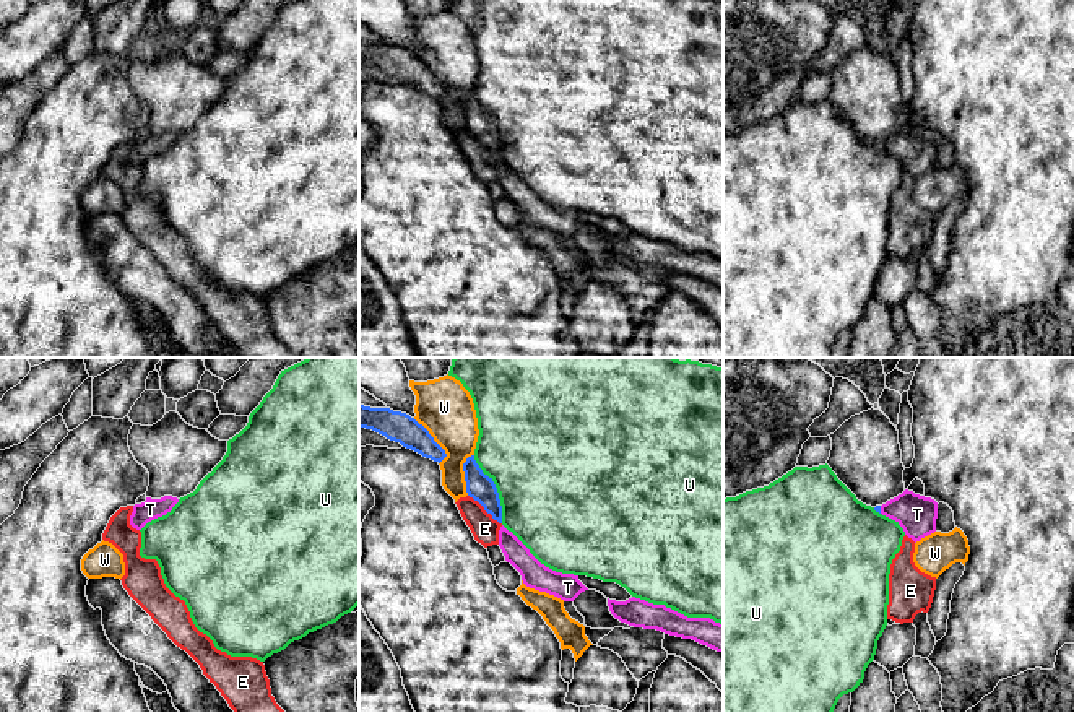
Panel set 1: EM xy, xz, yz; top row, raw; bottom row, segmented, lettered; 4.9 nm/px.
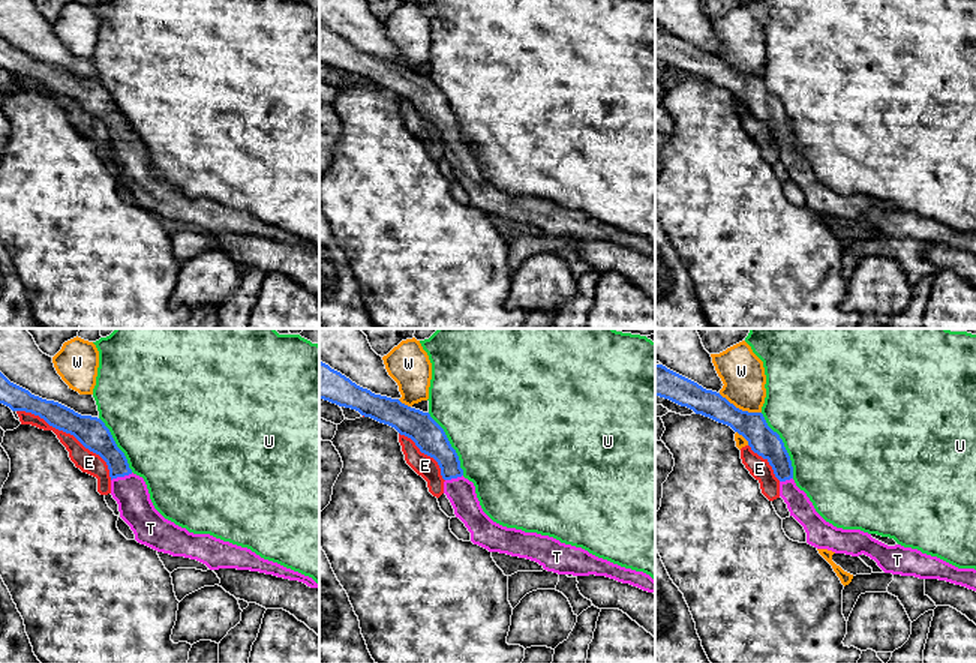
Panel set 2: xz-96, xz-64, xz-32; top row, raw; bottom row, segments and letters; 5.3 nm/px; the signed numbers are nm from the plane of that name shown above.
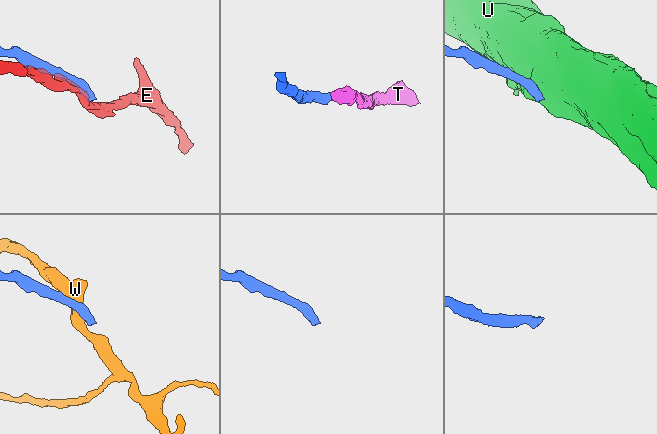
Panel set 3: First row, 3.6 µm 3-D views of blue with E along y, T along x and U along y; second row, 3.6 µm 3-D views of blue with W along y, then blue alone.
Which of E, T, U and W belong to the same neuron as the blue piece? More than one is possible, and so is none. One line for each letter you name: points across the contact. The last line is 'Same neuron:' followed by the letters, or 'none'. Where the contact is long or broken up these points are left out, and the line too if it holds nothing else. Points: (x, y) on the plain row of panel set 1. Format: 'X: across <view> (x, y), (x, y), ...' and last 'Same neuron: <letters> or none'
T: across yz (878, 143), (879, 145), (910, 145), (917, 150)
Same neuron: T

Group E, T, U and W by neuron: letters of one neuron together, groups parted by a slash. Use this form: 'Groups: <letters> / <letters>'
Groups: E / T / U / W

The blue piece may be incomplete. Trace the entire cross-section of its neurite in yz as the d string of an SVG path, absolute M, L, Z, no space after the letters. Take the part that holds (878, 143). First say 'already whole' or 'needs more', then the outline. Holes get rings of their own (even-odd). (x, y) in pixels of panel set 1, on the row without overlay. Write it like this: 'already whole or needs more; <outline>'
needs more; M905 125L874 146L895 156L915 179L936 167L938 138L913 127Z

